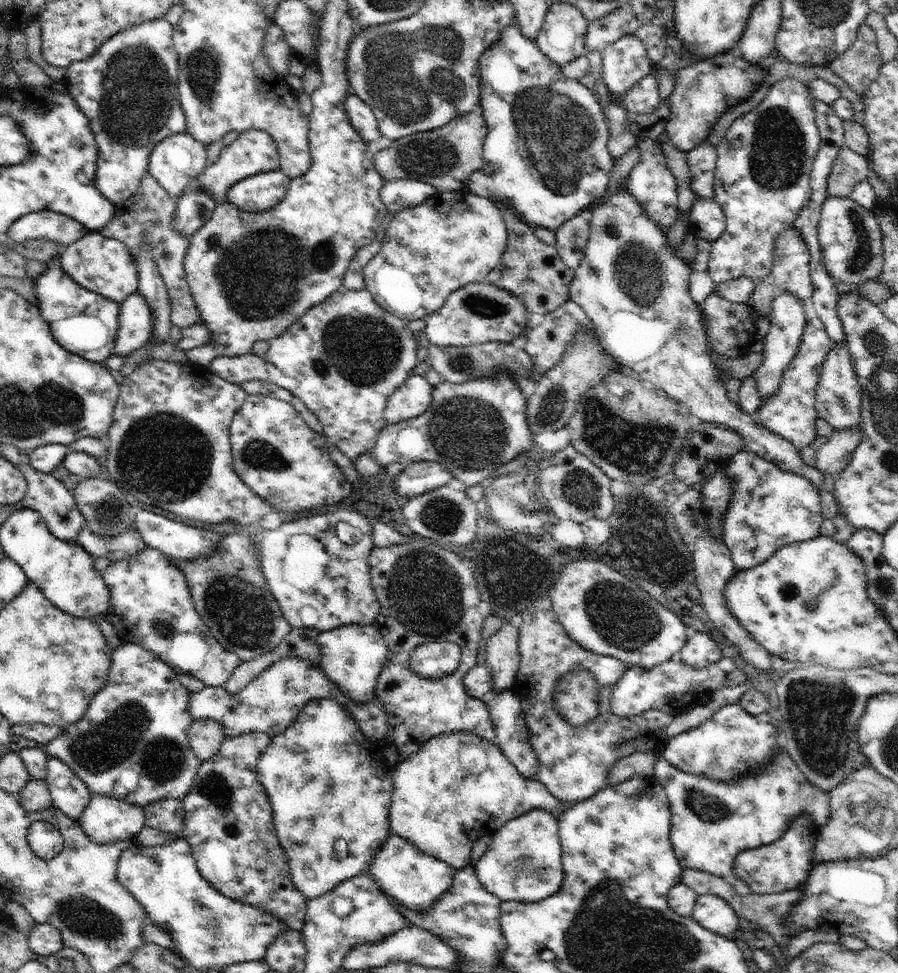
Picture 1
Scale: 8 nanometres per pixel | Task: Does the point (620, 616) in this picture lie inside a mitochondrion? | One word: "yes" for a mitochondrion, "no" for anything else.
yes

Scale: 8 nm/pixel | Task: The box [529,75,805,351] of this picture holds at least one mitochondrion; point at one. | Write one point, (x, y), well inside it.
(639, 272)

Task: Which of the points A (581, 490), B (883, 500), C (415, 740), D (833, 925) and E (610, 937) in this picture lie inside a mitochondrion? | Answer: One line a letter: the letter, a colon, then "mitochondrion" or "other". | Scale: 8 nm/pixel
A: mitochondrion
B: other
C: other
D: other
E: mitochondrion

